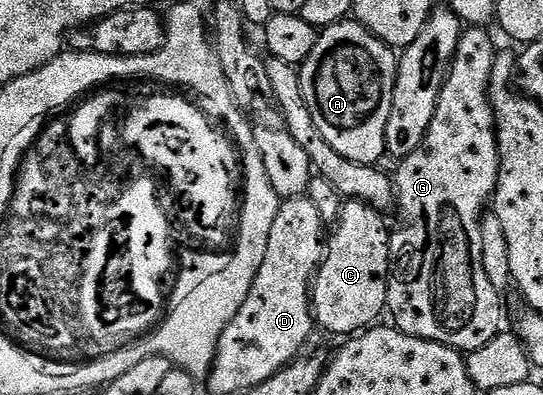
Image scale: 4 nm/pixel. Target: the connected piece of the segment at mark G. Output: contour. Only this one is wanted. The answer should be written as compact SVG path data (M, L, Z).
M469 26L467 30L463 32L458 41L458 49L456 55L452 58L452 67L448 71L446 81L442 85L442 93L438 97L438 109L434 109L434 121L430 121L430 129L426 133L426 137L422 141L422 145L418 145L418 149L414 149L414 153L410 153L406 158L400 160L400 168L394 176L394 199L398 204L400 203L400 228L393 230L390 235L390 242L392 244L392 262L390 264L390 270L388 273L388 306L387 310L392 311L391 322L394 324L396 330L406 333L407 335L413 335L419 339L429 339L435 343L441 343L447 347L452 347L458 352L467 353L474 349L482 349L482 345L486 345L486 341L490 341L495 335L501 334L502 327L500 327L500 299L502 299L501 292L494 289L494 285L490 285L490 277L486 277L486 269L482 266L482 229L480 228L480 220L485 214L486 208L489 206L490 200L496 193L496 186L498 185L498 173L500 172L500 154L498 153L498 141L496 140L496 114L492 112L492 101L488 95L488 86L490 85L490 73L494 69L494 61L498 54L498 47L492 44L492 39L487 35L487 30L484 27Z

